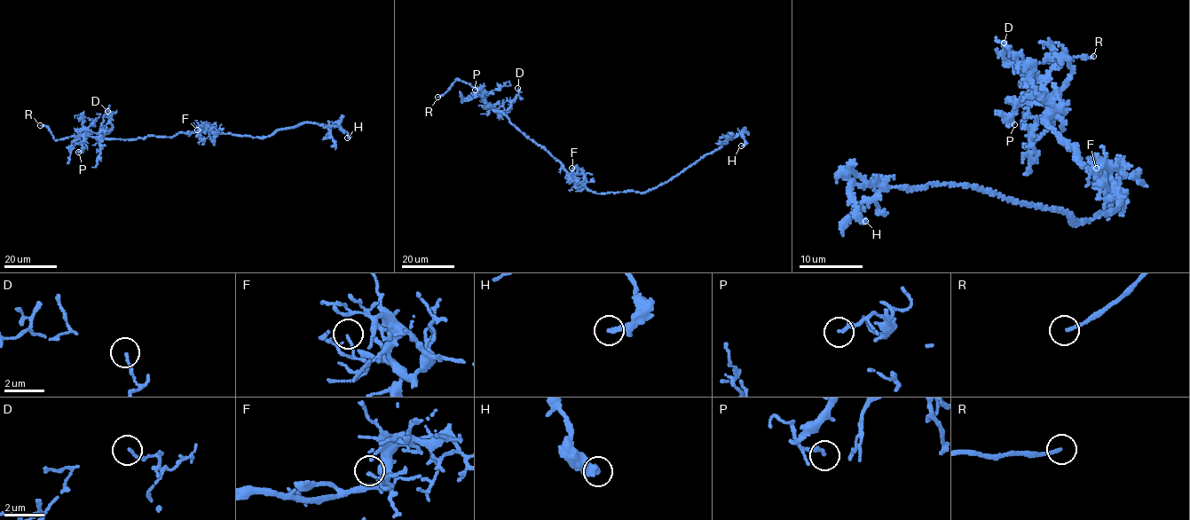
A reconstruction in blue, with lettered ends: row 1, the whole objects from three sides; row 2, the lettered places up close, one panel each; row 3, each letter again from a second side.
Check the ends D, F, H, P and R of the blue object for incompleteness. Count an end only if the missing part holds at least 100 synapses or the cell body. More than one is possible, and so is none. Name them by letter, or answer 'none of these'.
R

